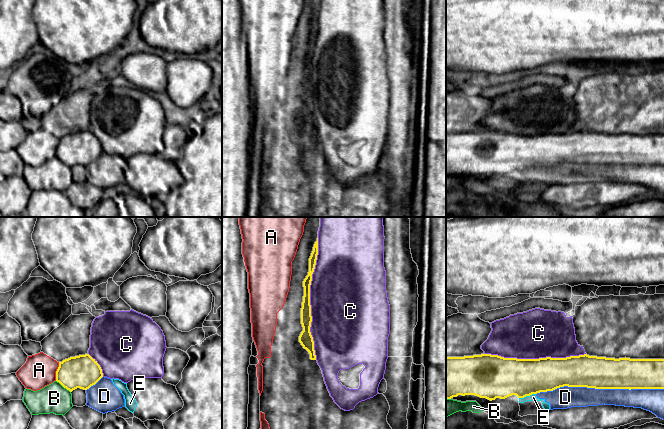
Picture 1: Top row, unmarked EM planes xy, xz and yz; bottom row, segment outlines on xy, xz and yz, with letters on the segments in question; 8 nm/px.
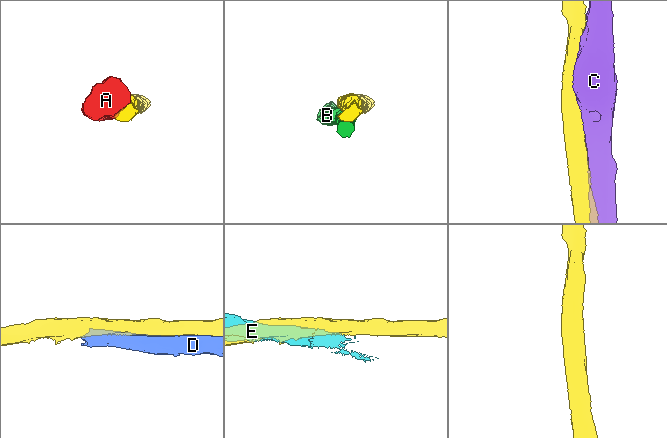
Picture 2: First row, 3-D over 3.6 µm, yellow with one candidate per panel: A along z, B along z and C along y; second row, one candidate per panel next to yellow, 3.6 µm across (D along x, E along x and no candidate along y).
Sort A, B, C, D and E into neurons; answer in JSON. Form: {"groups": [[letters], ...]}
{"groups": [["A"], ["B"], ["C"], ["D", "E"]]}

